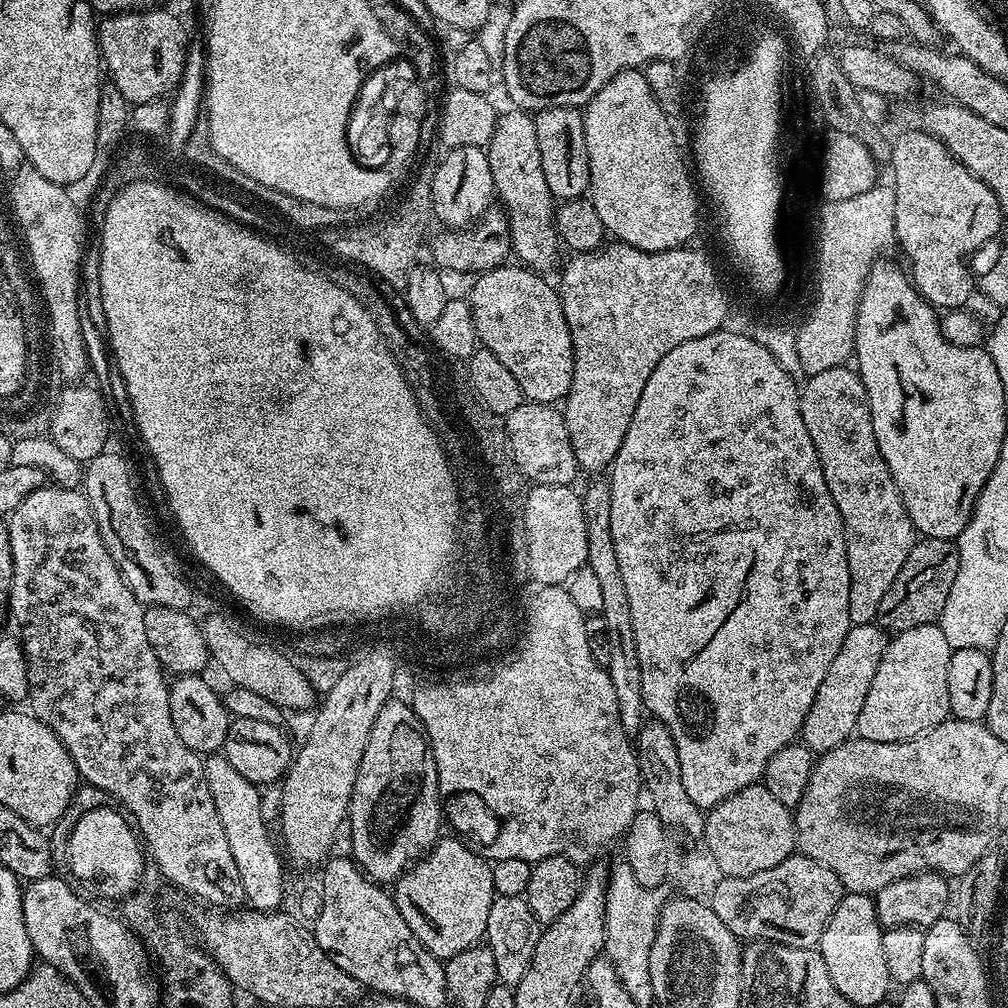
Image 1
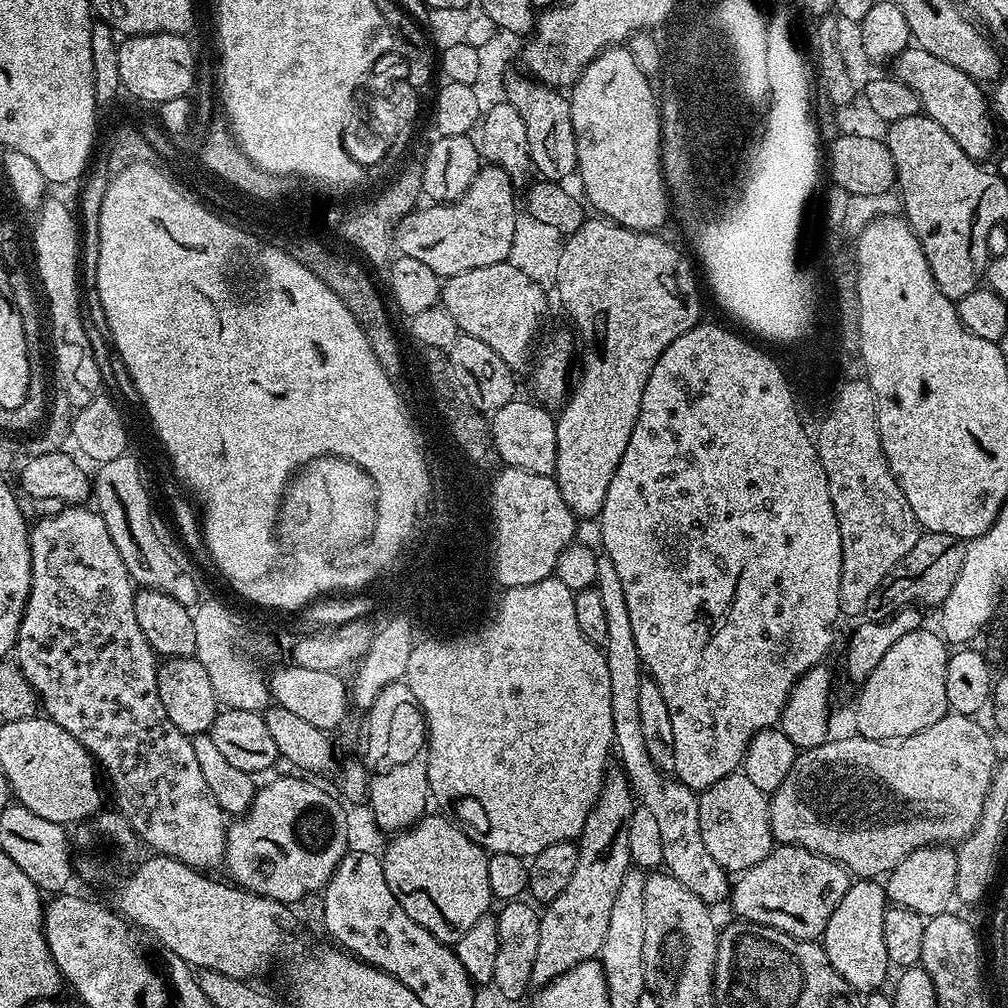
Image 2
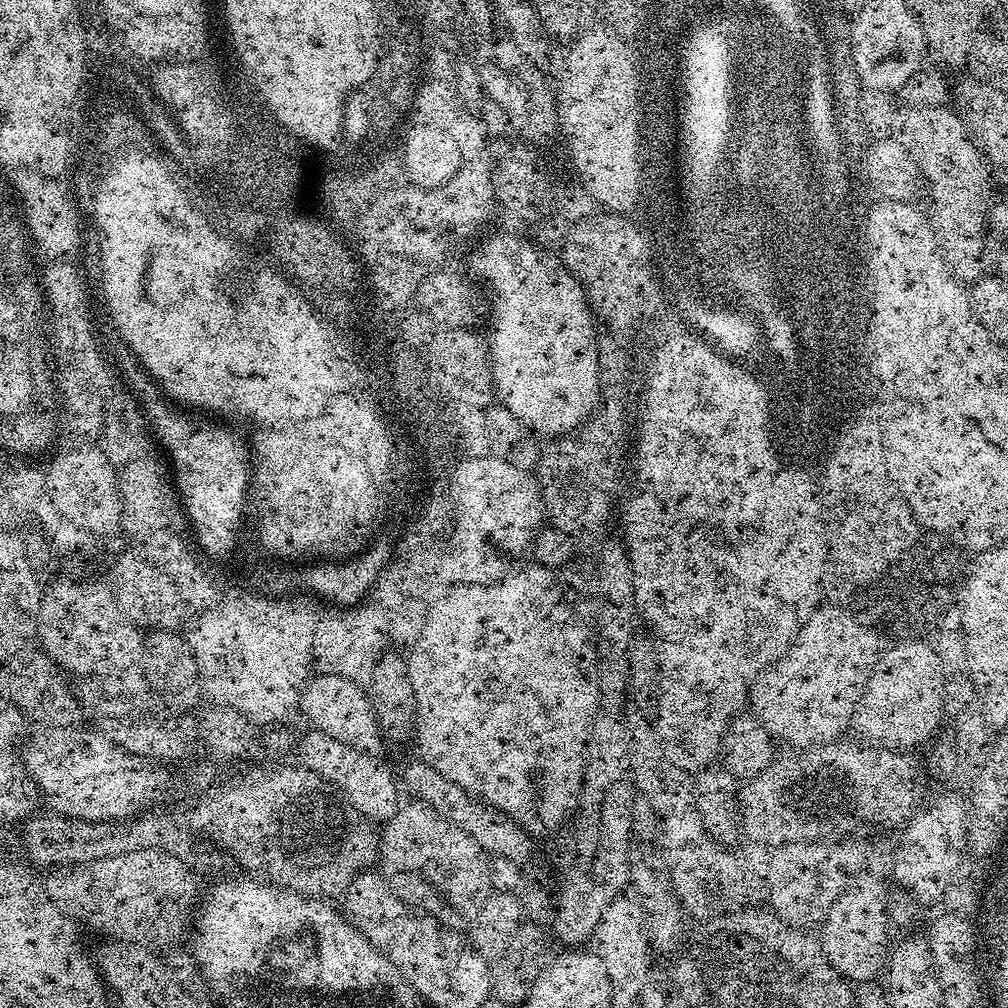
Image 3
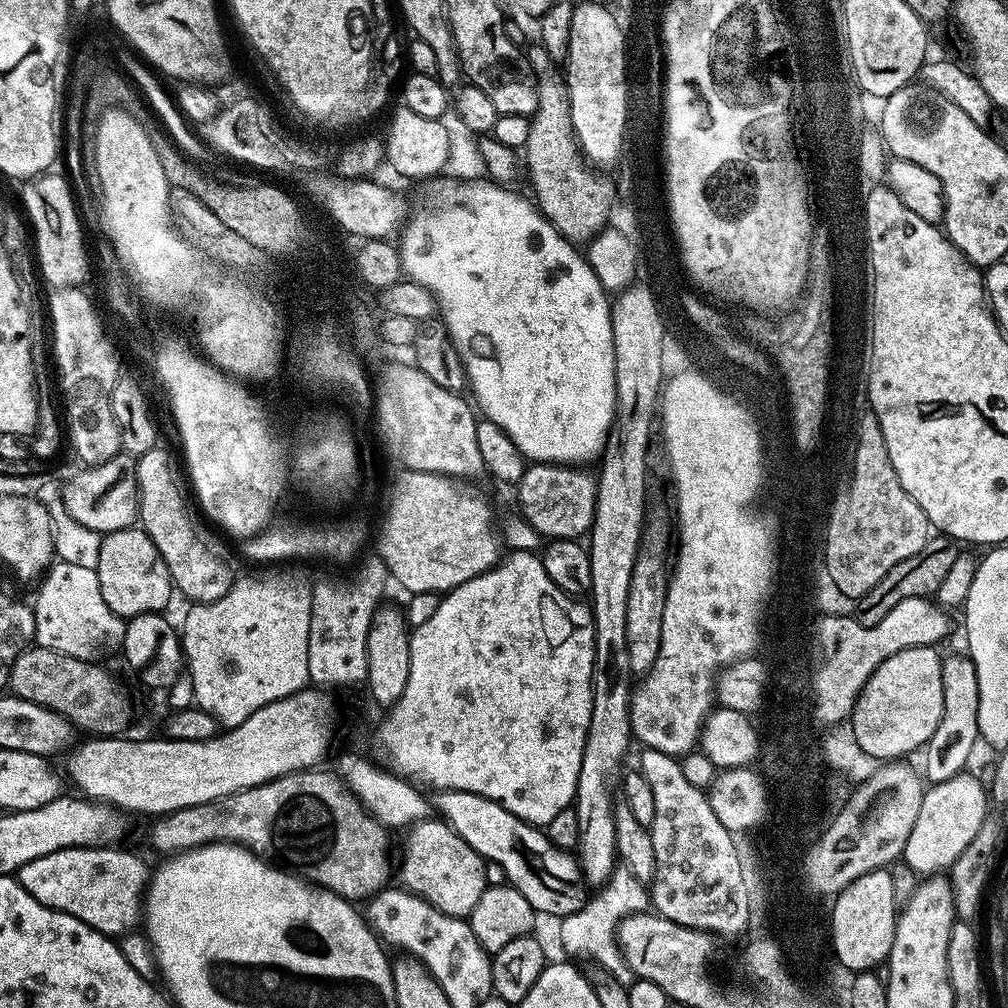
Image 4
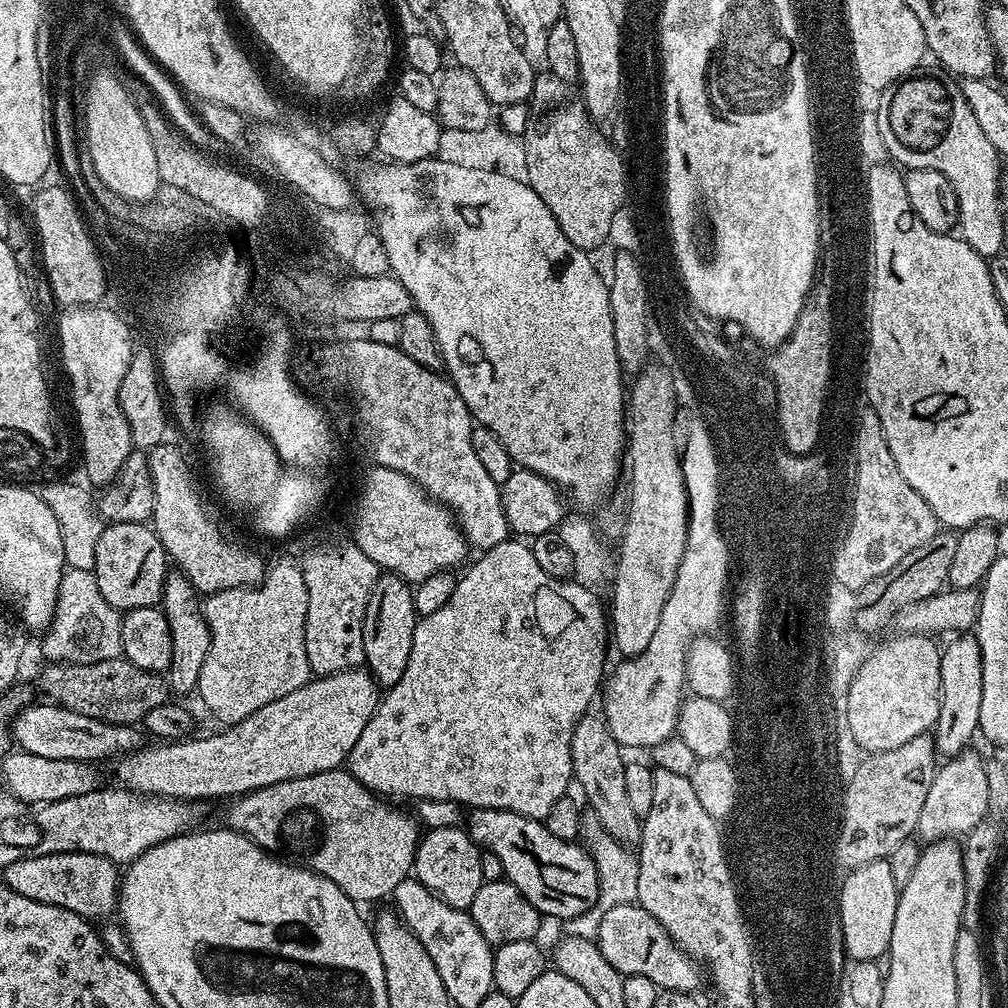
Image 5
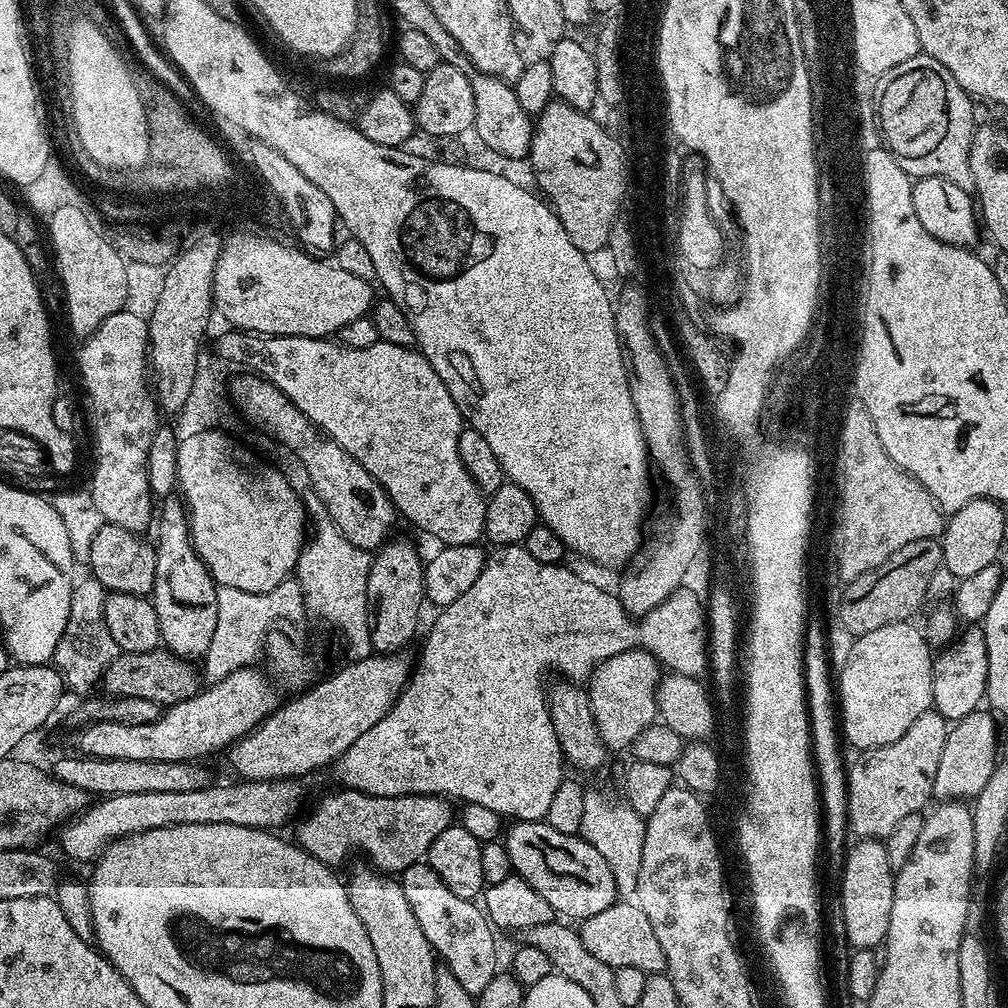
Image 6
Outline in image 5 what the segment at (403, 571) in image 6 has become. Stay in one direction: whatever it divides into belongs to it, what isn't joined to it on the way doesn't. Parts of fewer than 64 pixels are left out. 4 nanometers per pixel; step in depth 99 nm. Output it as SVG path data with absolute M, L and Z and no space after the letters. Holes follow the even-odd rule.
M381 575L370 594L370 602L366 606L366 618L362 626L364 664L381 689L394 687L398 678L402 678L403 672L406 671L406 662L410 662L410 646L414 646L417 619L413 585L401 576Z

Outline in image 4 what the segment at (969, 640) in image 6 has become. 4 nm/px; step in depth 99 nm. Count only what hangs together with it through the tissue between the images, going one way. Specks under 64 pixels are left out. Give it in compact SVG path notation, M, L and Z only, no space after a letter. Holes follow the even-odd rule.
M966 654L960 656L945 655L942 660L942 722L938 722L938 730L928 739L922 749L924 768L922 776L929 785L946 782L946 778L954 778L965 771L968 759L972 756L972 747L978 744L978 674L974 670L974 662Z

